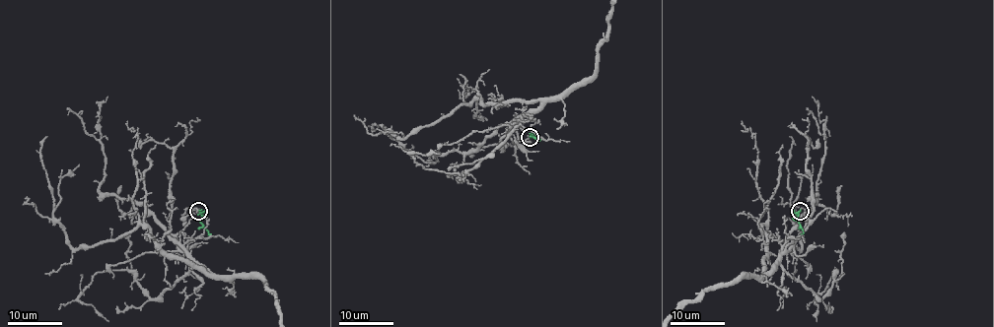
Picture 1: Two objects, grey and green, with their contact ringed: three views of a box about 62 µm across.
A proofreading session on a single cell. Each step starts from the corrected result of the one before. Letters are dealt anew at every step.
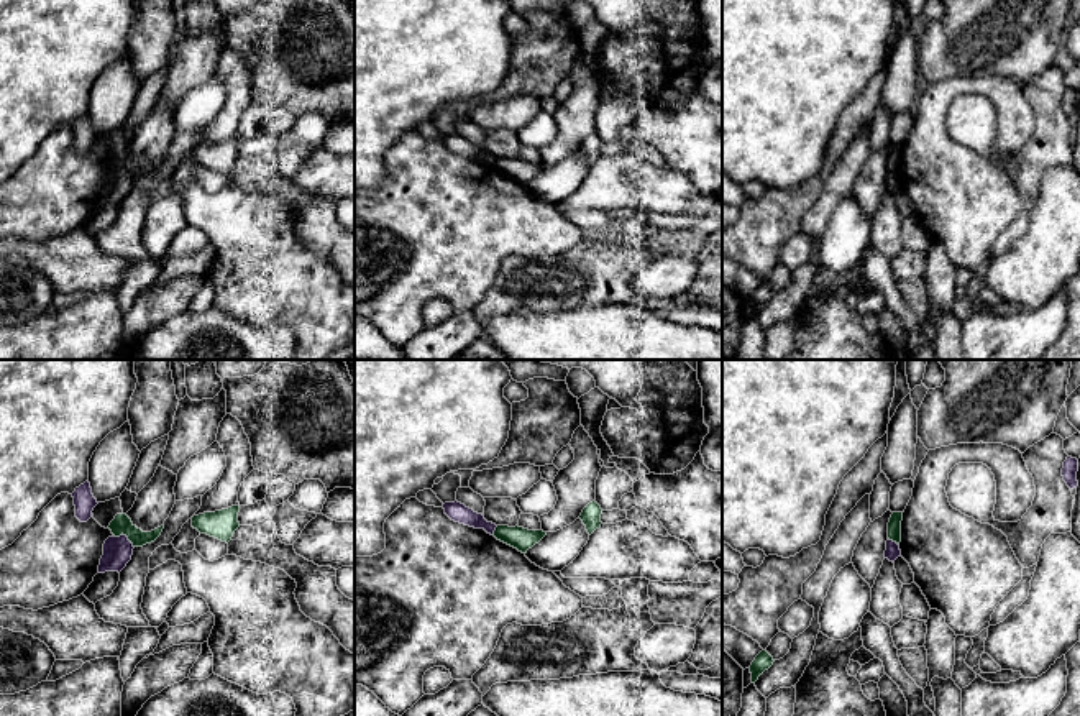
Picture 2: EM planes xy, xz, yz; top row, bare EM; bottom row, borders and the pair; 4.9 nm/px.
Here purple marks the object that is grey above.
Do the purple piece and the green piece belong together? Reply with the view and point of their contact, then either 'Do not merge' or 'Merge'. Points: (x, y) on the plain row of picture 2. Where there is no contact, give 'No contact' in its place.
Touches purple at xy (127, 169). Do not merge

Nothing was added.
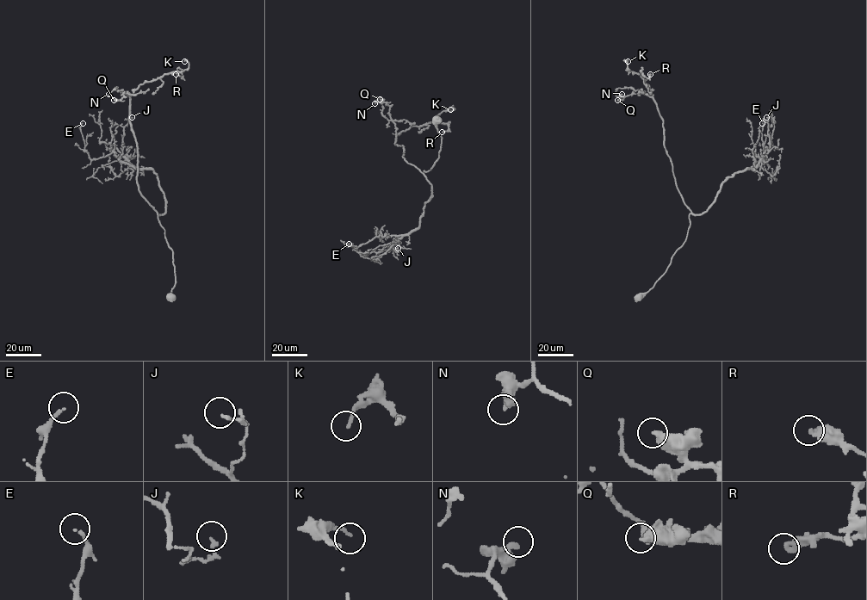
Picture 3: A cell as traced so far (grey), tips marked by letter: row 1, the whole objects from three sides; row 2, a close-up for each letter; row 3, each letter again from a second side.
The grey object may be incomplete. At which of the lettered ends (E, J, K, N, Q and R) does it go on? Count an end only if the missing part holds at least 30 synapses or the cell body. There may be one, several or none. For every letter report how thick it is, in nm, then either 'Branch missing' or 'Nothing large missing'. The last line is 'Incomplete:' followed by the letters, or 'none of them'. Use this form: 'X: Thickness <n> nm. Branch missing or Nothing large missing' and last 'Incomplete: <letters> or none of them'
E: Thickness 160 nm. Nothing large missing
J: Thickness 150 nm. Nothing large missing
K: Thickness 150 nm. Nothing large missing
N: Thickness 200 nm. Nothing large missing
Q: Thickness 360 nm. Nothing large missing
R: Thickness 360 nm. Nothing large missing
Incomplete: none of them

